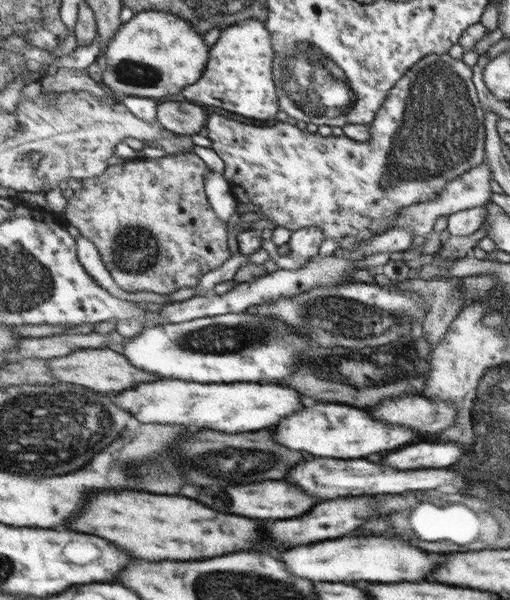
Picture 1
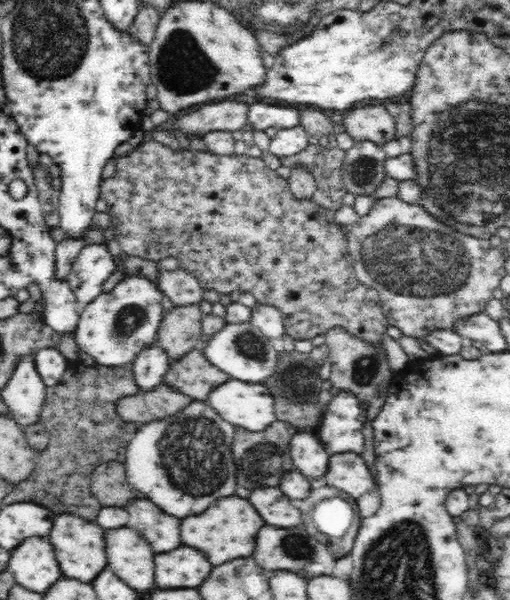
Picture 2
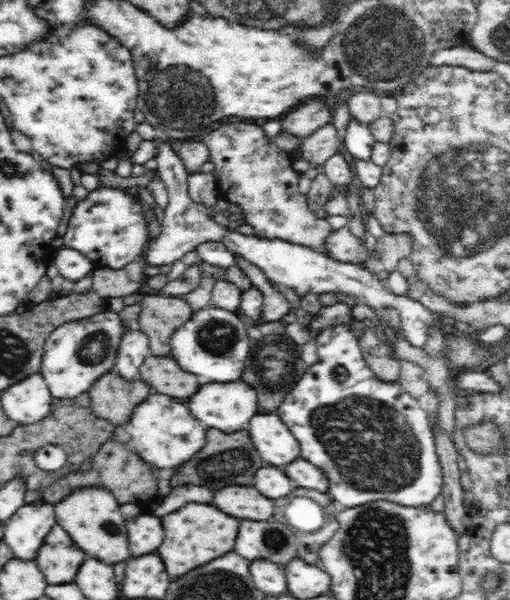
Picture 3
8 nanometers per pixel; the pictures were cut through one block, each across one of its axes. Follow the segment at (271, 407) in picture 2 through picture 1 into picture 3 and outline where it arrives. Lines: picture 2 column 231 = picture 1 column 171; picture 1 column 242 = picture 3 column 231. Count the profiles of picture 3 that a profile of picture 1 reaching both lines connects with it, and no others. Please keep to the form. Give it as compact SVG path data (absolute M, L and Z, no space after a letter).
M228 382L228 384L204 384L198 394L188 400L188 408L194 418L210 428L220 428L224 432L238 432L246 429L248 422L258 414L258 394L250 384Z

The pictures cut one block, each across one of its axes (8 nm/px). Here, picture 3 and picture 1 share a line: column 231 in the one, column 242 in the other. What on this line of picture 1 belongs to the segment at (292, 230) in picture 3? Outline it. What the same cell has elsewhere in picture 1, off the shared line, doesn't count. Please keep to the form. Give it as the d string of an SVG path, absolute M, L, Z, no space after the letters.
M448 53L430 54L418 66L414 66L414 70L410 70L410 74L406 74L406 78L402 78L402 82L398 81L398 90L394 90L394 94L389 94L385 104L378 110L375 120L368 126L370 138L365 142L356 142L354 139L340 136L331 136L326 138L322 134L312 134L310 130L302 130L294 124L281 122L275 126L250 126L250 124L242 124L238 120L226 118L222 114L214 113L210 116L205 134L213 142L213 147L220 153L220 156L226 161L226 178L232 185L232 192L239 202L252 202L260 206L259 213L264 214L267 219L276 222L278 226L283 226L291 231L297 231L308 227L320 227L322 231L326 231L326 239L332 238L340 248L346 250L354 249L358 243L370 239L374 234L384 233L388 228L393 228L394 217L396 213L411 205L412 203L431 201L438 199L438 195L442 193L442 189L446 188L448 181L455 179L473 169L480 166L484 162L484 112L480 108L480 101L476 95L477 90L473 83L473 70L466 66L464 62L453 58Z

